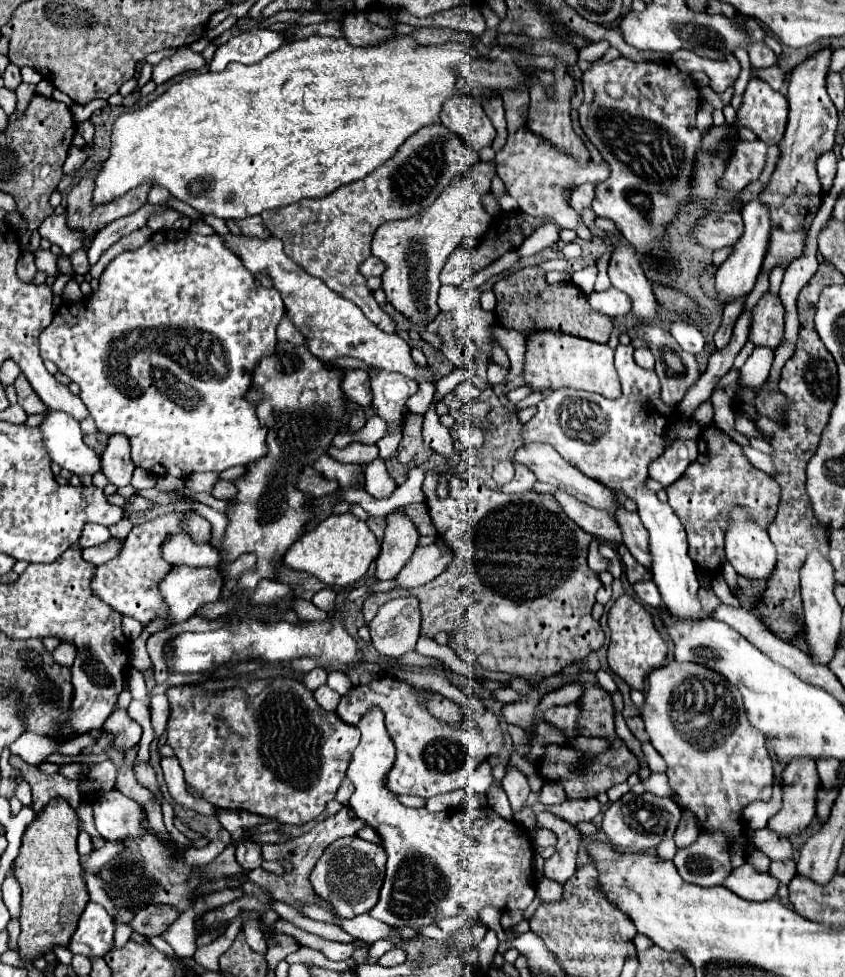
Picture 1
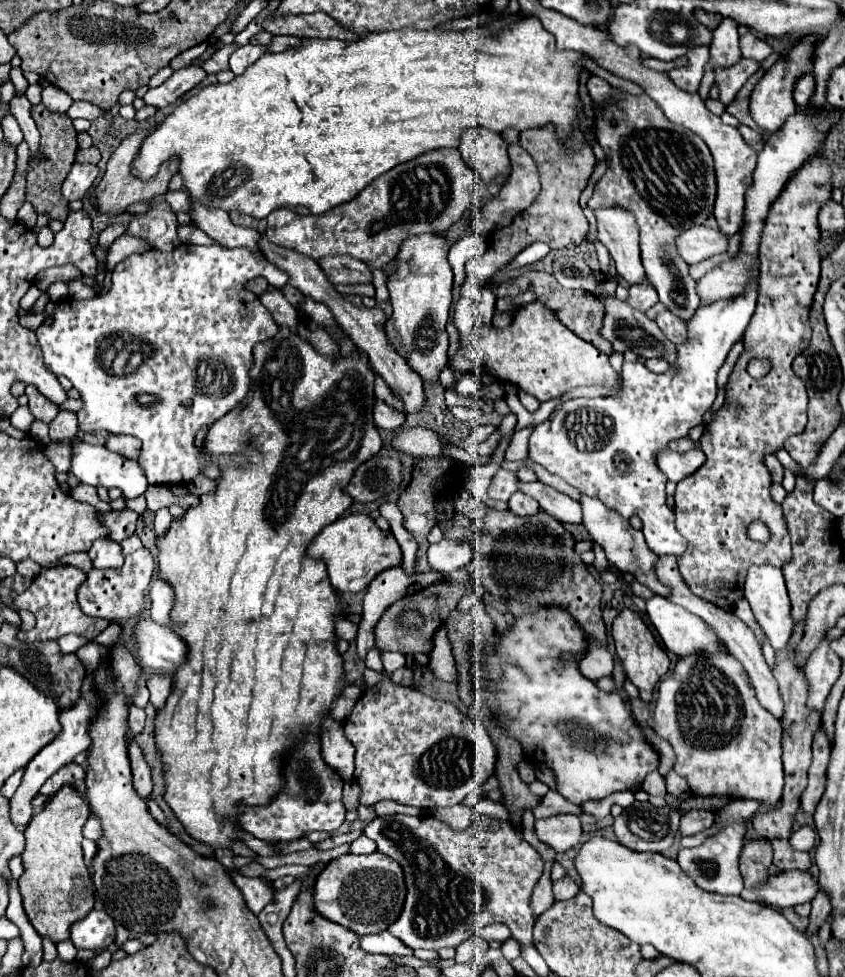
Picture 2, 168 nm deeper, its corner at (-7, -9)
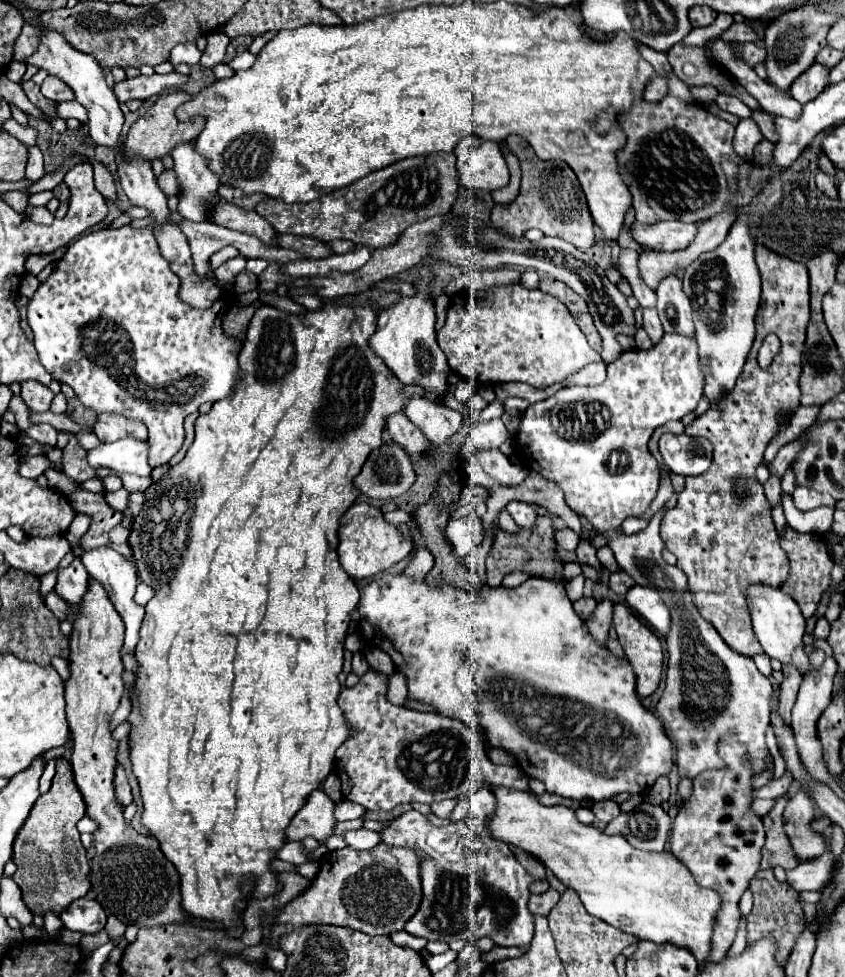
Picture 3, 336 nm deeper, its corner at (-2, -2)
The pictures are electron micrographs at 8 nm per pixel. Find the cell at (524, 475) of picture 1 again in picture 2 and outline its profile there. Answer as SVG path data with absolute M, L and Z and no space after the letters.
M516 492L510 498L508 506L510 506L510 512L516 514L516 516L534 516L540 510L538 502L534 502L534 498L530 498L530 496L522 494L522 492Z

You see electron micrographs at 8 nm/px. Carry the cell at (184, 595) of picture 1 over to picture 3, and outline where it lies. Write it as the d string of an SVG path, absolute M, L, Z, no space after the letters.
M143 581L137 585L137 593L135 593L135 601L139 605L147 605L151 599L155 597L155 589L151 585L145 585Z

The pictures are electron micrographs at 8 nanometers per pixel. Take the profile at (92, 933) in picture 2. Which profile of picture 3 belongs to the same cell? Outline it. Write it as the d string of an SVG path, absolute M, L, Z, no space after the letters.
M77 899L73 901L61 915L59 919L63 921L63 925L71 931L79 931L79 933L99 933L105 923L107 923L107 915L103 911L103 907L97 901L91 899Z

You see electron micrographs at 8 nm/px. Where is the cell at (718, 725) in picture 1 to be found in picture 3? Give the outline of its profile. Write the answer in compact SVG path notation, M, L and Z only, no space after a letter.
M661 507L649 521L647 529L635 535L625 535L619 527L601 533L615 553L619 567L639 585L657 589L673 613L671 631L667 635L669 663L665 673L665 691L655 707L657 717L663 721L665 731L677 749L675 763L681 777L695 779L707 769L727 767L717 753L719 739L727 735L737 737L747 747L745 761L751 765L755 775L761 775L769 765L773 765L773 755L765 743L769 729L771 683L759 673L751 657L733 651L721 635L717 635L715 627L699 615L687 589L687 577L681 569L663 561L659 523L665 511L667 509Z

